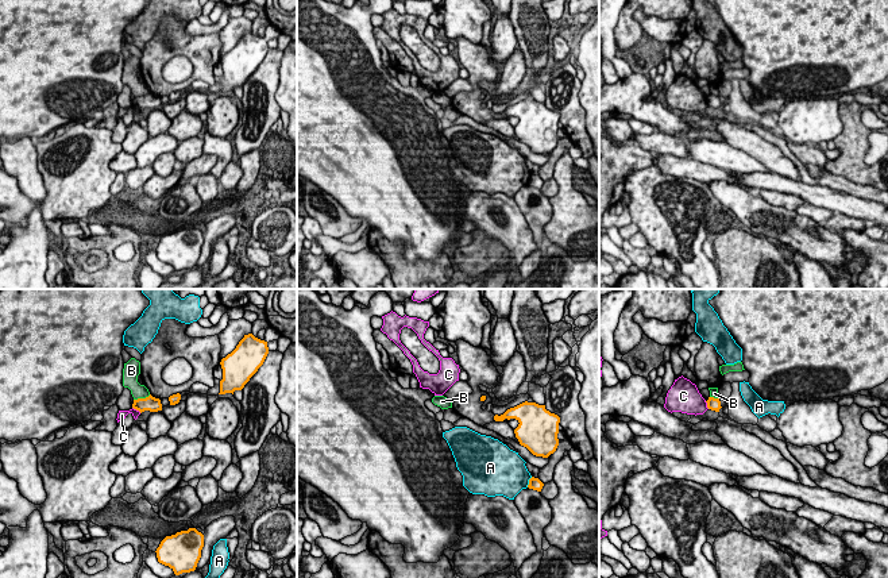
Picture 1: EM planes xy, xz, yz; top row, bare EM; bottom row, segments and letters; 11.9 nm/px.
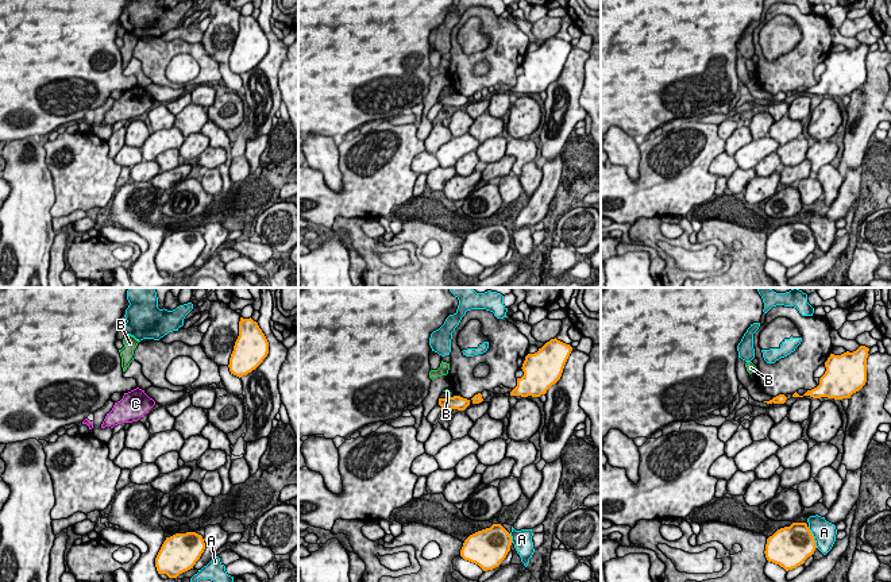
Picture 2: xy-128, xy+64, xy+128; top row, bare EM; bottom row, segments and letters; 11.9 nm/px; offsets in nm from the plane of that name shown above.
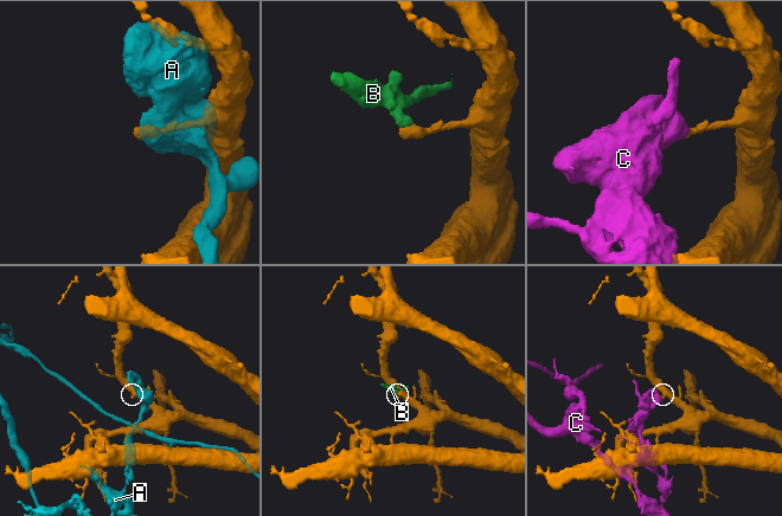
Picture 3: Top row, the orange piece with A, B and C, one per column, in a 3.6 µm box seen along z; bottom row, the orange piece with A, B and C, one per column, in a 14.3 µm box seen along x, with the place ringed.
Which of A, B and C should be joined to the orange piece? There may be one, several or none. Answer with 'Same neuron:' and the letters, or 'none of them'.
Same neuron: none of them

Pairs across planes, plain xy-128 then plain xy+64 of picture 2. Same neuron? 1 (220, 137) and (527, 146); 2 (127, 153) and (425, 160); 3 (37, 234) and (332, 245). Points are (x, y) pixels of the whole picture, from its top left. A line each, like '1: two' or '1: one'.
1: one
2: one
3: one

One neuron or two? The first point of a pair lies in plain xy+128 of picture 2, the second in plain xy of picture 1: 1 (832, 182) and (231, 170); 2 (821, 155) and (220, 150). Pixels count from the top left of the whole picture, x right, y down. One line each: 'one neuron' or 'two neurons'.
1: one neuron
2: one neuron

